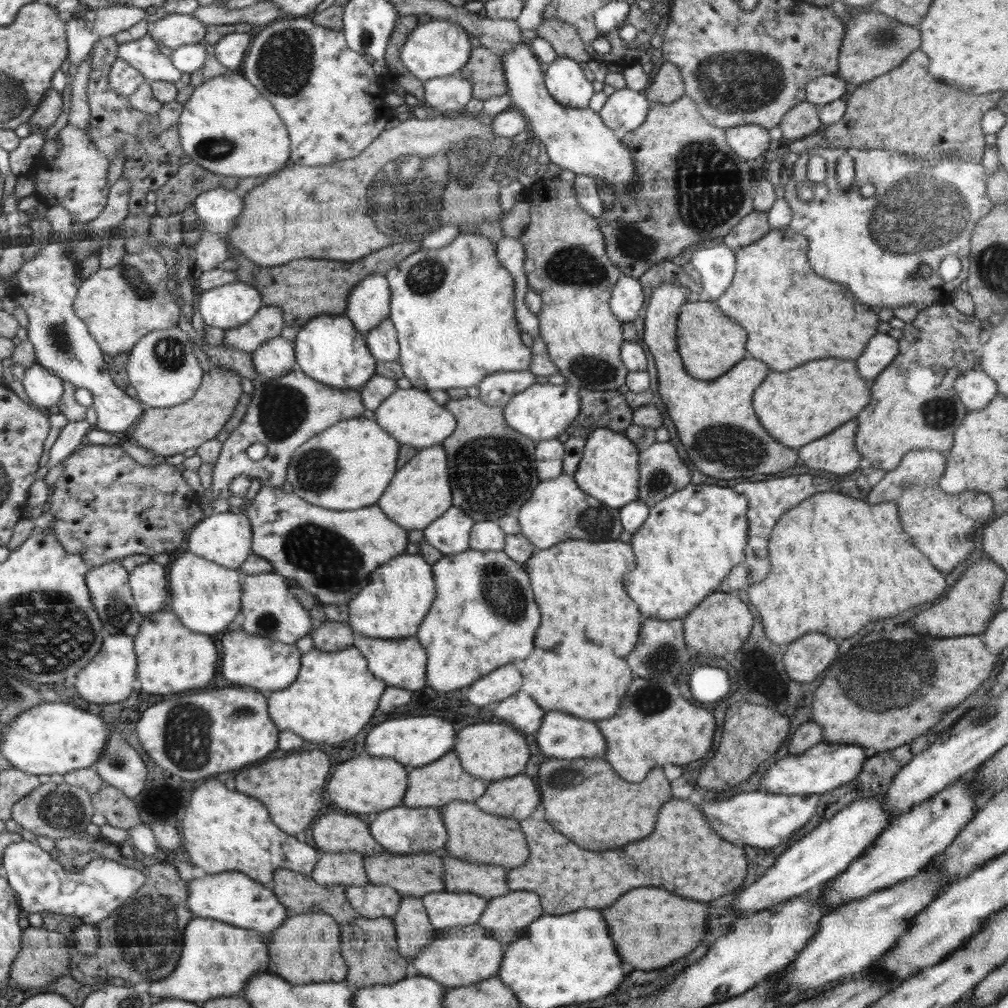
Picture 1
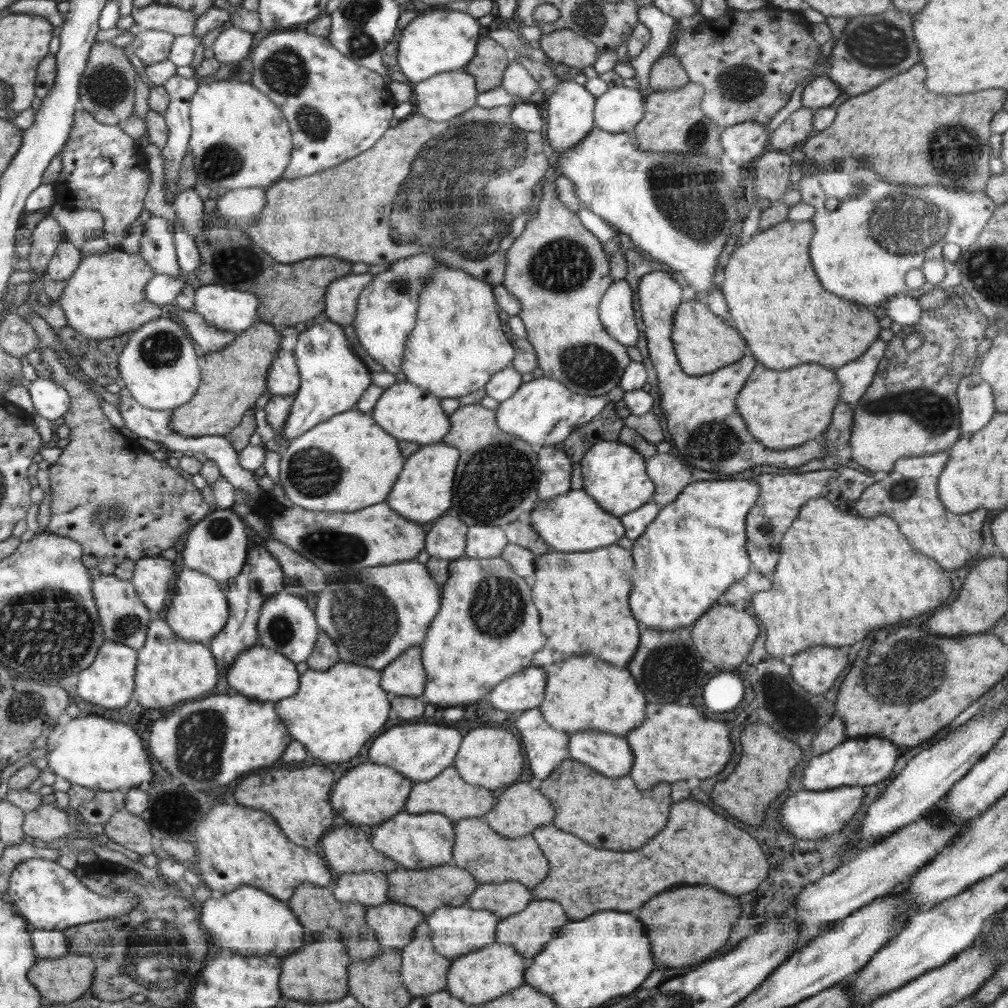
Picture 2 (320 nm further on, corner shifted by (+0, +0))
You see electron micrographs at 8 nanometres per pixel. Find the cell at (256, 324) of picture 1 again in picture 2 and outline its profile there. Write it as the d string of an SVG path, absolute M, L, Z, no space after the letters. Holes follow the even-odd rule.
M177 306L176 312L181 323L189 328L194 344L197 344L199 350L204 354L222 350L236 338L237 334L234 332L222 330L208 324L204 317L196 311L187 311Z

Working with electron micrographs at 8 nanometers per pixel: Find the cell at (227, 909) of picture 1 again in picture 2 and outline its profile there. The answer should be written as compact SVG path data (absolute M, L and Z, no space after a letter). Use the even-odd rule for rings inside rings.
M243 885L229 894L213 895L200 904L202 924L211 932L216 948L229 949L244 957L280 956L281 959L302 949L302 926L298 916L283 902L254 886Z

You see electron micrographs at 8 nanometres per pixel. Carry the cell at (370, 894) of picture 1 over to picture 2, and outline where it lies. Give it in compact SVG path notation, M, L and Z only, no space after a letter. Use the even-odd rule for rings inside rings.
M386 901L380 906L366 907L367 925L375 932L381 949L401 953L413 939L415 928L427 915L415 908Z

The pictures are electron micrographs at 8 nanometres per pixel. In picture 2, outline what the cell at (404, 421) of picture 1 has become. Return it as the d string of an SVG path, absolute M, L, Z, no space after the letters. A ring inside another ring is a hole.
M399 381L384 389L370 412L374 414L373 419L376 424L394 438L420 442L423 446L442 440L442 436L446 436L446 432L450 430L449 416L442 410L440 401L440 397L434 396L426 389L414 386L408 381Z

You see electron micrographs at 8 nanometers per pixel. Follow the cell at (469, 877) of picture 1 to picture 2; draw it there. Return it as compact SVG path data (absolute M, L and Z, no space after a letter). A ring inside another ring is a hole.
M515 880L500 884L478 881L476 890L467 900L467 905L474 910L489 910L502 919L522 912L532 900L534 896L531 890Z

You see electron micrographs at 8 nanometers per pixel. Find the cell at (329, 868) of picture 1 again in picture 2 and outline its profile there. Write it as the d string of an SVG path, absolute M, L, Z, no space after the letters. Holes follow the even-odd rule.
M346 872L338 873L338 877L331 887L338 901L359 902L368 907L380 906L388 900L390 883L385 872Z

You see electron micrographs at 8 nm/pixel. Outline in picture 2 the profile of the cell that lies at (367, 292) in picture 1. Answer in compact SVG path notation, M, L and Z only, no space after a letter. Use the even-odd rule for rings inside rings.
M351 274L336 280L325 296L325 312L329 320L345 326L352 324L357 311L356 300L372 280L372 274Z

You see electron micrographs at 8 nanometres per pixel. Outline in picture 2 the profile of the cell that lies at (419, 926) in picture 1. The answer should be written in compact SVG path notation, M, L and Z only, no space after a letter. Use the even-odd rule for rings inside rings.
M427 921L416 928L413 939L401 952L401 980L414 996L429 996L447 988L446 972L452 960L434 951Z

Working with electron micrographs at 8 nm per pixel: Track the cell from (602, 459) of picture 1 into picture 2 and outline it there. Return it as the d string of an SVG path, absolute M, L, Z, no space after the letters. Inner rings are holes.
M600 440L581 460L582 490L592 497L606 512L621 517L650 501L655 487L647 476L646 459L631 446L616 440Z

